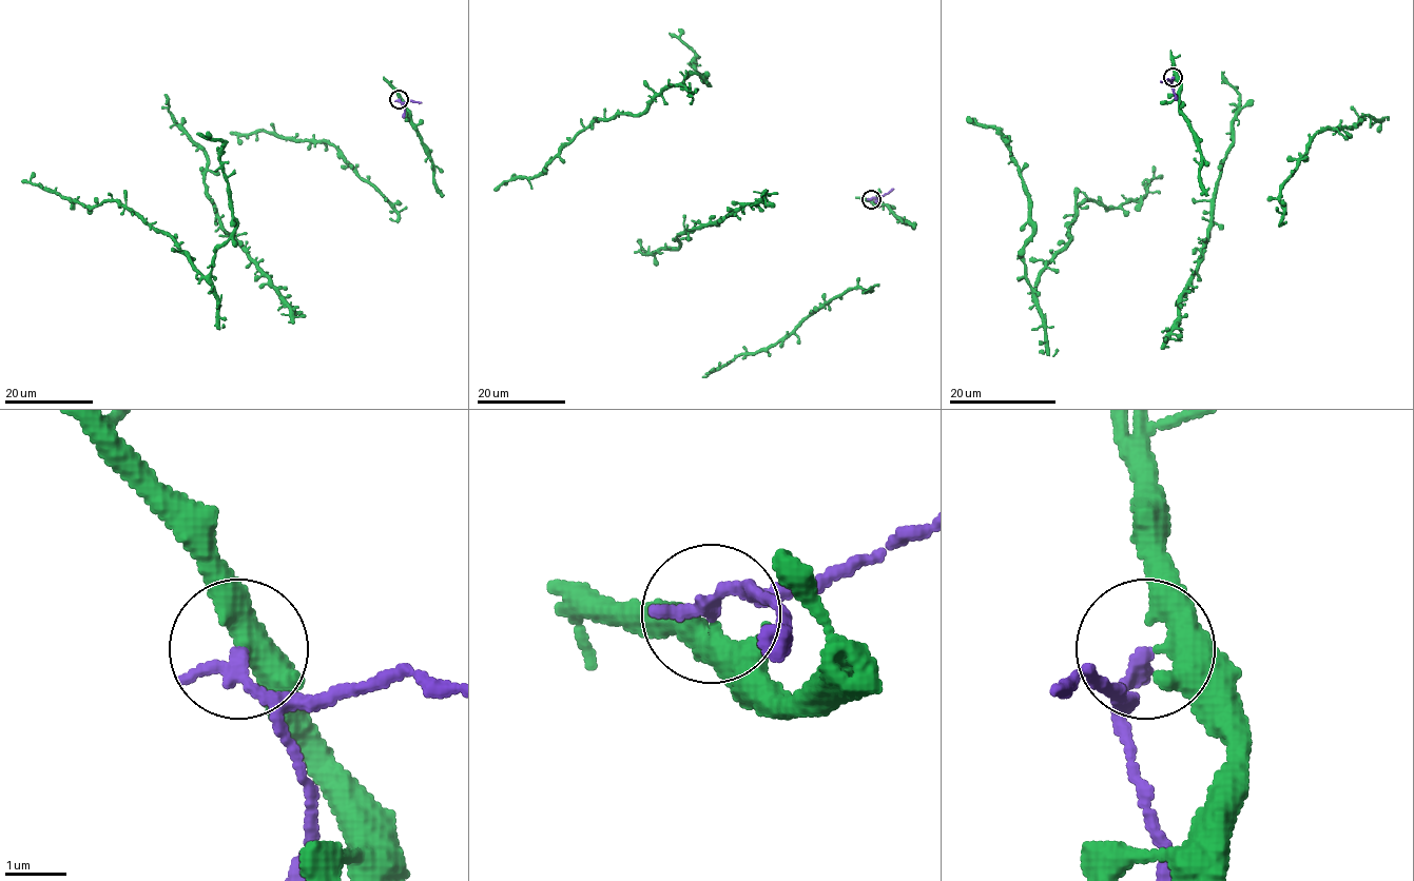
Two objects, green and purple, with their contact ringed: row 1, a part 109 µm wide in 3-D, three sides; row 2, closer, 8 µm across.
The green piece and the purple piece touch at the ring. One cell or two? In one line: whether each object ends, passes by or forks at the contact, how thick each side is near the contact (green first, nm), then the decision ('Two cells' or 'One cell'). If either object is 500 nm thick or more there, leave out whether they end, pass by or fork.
At the ring green forks. At the ring purple ends. Thickness 320 nm (green) against 260 nm. Two cells

